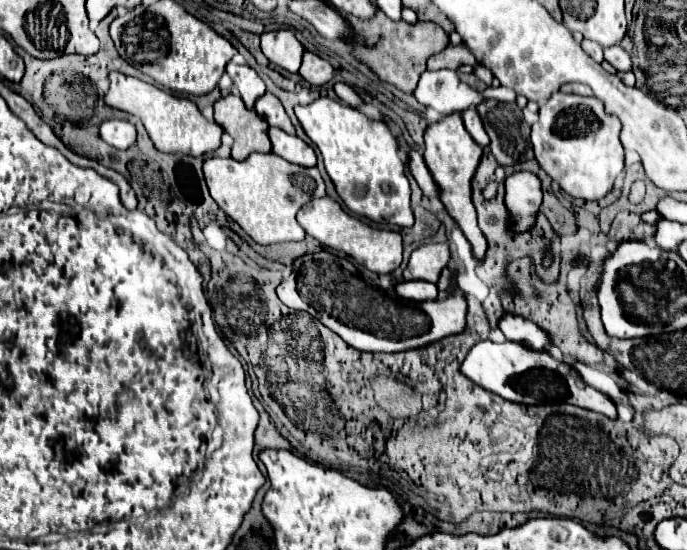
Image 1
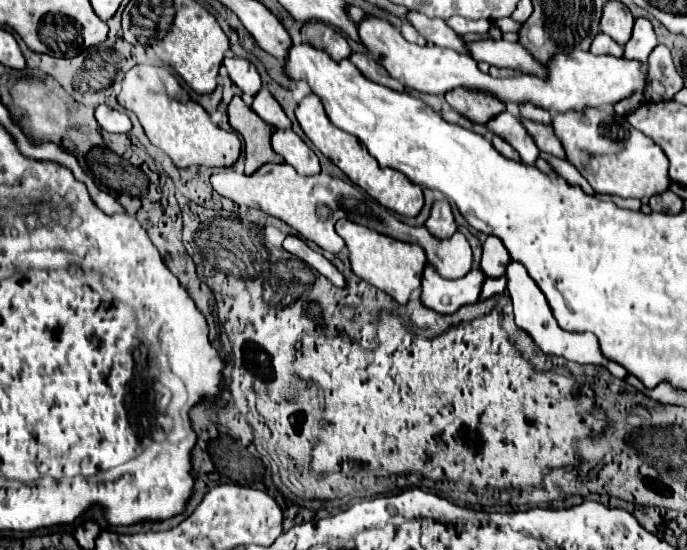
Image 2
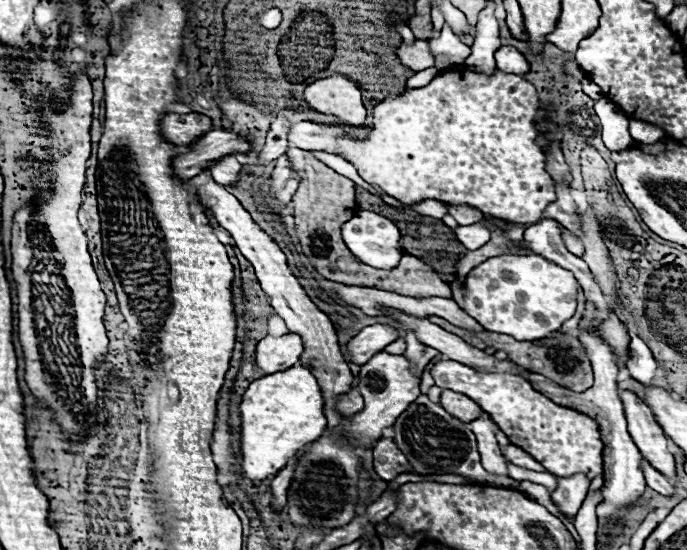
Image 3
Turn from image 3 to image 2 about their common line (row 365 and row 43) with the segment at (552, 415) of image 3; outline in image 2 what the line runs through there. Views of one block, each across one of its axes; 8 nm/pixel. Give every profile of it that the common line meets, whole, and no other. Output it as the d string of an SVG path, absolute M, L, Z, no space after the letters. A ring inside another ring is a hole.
M408 12L404 16L406 22L410 22L426 40L428 44L434 44L434 46L440 46L440 48L452 48L456 52L464 52L466 54L466 44L464 40L452 32L442 18L428 18L428 16L422 16L420 12Z

